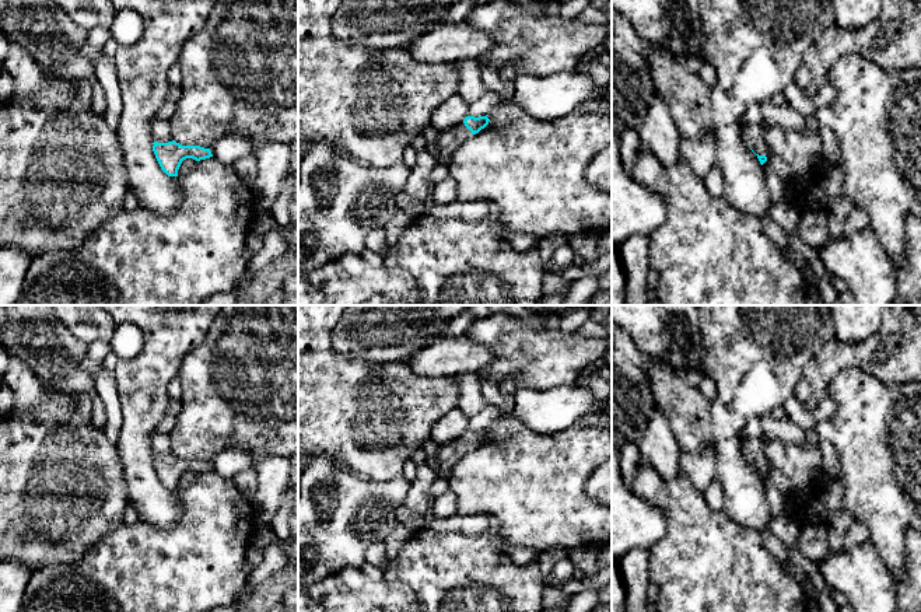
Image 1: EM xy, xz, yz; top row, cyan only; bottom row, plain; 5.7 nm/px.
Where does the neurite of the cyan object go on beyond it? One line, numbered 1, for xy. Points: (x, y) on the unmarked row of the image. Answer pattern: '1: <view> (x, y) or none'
1: none

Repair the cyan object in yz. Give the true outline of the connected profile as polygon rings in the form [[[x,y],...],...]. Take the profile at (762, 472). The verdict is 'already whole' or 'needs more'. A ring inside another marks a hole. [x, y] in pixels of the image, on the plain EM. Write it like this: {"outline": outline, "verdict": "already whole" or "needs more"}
{"outline": [[[756,437],[742,444],[742,452],[746,459],[757,469],[760,478],[767,475],[766,465],[766,437]]], "verdict": "needs more"}

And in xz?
{"outline": [[[466,430],[465,434],[448,444],[440,445],[437,457],[427,458],[426,465],[442,475],[451,471],[451,468],[459,462],[469,451],[479,447],[488,438],[490,433],[486,430]]], "verdict": "needs more"}

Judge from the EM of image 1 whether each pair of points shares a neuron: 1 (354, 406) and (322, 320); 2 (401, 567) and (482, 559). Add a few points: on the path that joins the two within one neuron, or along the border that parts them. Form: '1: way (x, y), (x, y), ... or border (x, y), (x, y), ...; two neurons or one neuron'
1: way (333, 385), (322, 374), (322, 341); one neuron
2: way (420, 566), (462, 566); one neuron

